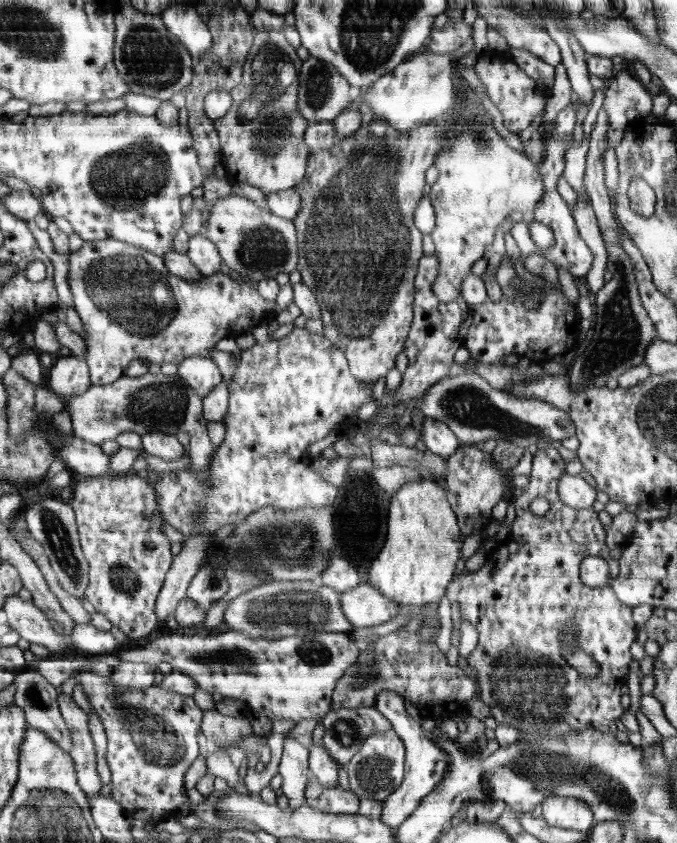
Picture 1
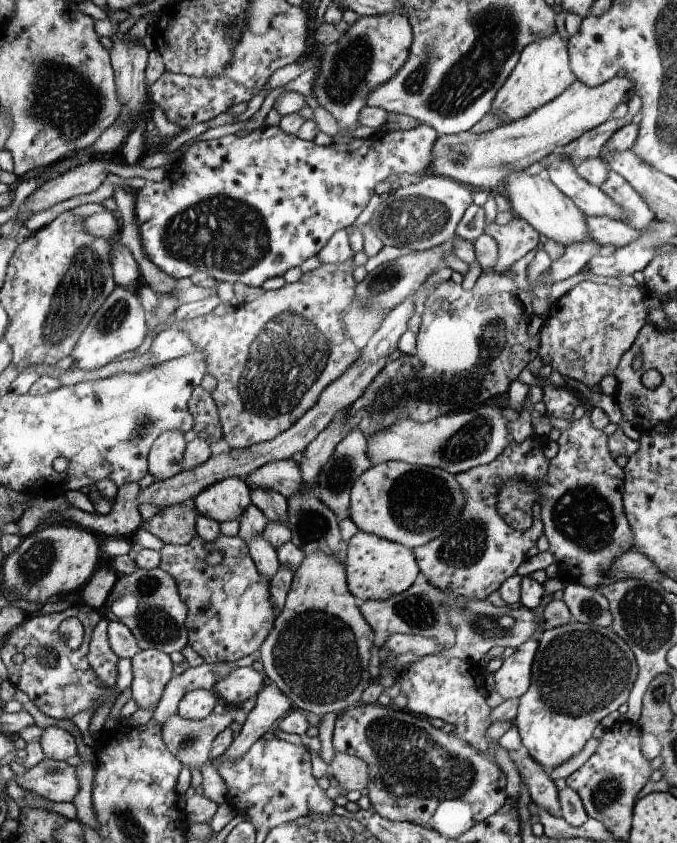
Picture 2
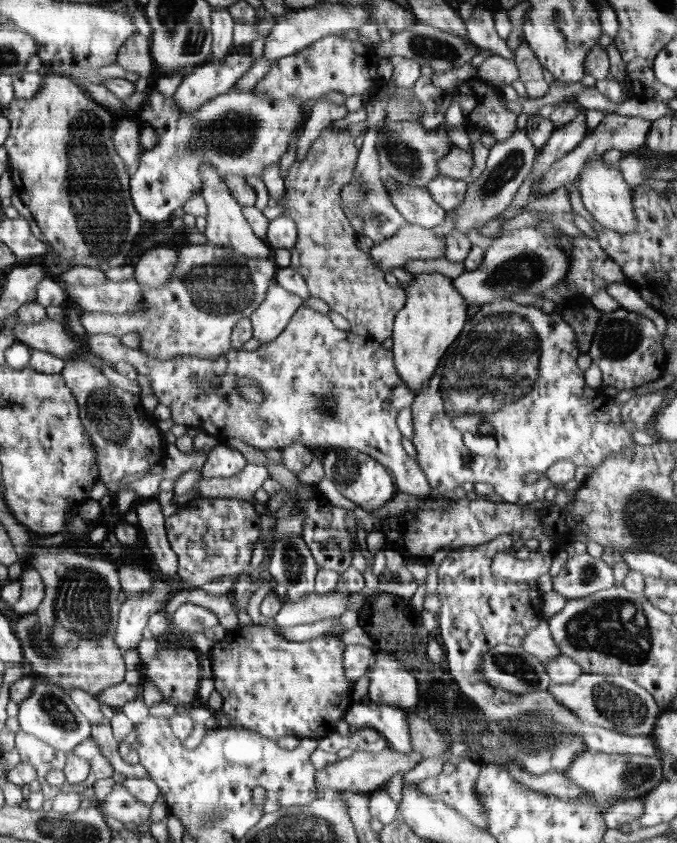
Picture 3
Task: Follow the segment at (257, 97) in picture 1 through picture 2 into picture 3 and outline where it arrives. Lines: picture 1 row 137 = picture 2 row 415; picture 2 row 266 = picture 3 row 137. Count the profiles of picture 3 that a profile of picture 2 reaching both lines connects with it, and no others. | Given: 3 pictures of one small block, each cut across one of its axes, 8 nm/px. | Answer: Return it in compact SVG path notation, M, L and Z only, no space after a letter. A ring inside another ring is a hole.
M332 125L322 129L320 138L310 146L310 152L306 158L302 162L295 161L288 168L288 176L284 179L286 196L278 198L275 203L277 207L282 207L286 217L296 222L297 241L290 249L289 267L304 278L310 295L322 298L330 310L342 314L351 325L366 326L369 336L382 343L393 335L392 322L395 322L397 313L406 304L407 294L402 286L394 292L392 286L384 282L384 271L378 269L369 254L356 248L354 230L340 207L340 192L352 180L356 156L358 156L358 148L354 146L354 138L348 132L344 132L344 129L335 129Z

